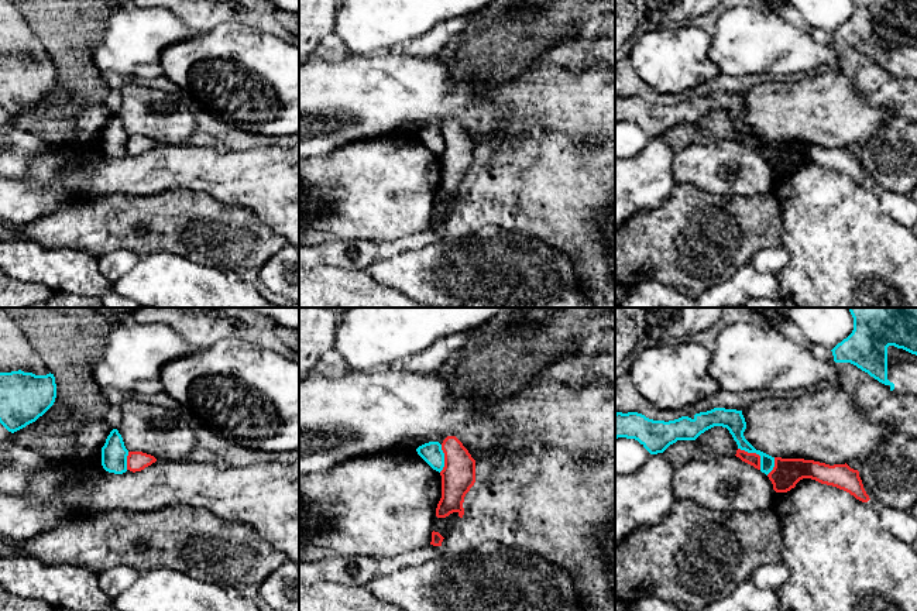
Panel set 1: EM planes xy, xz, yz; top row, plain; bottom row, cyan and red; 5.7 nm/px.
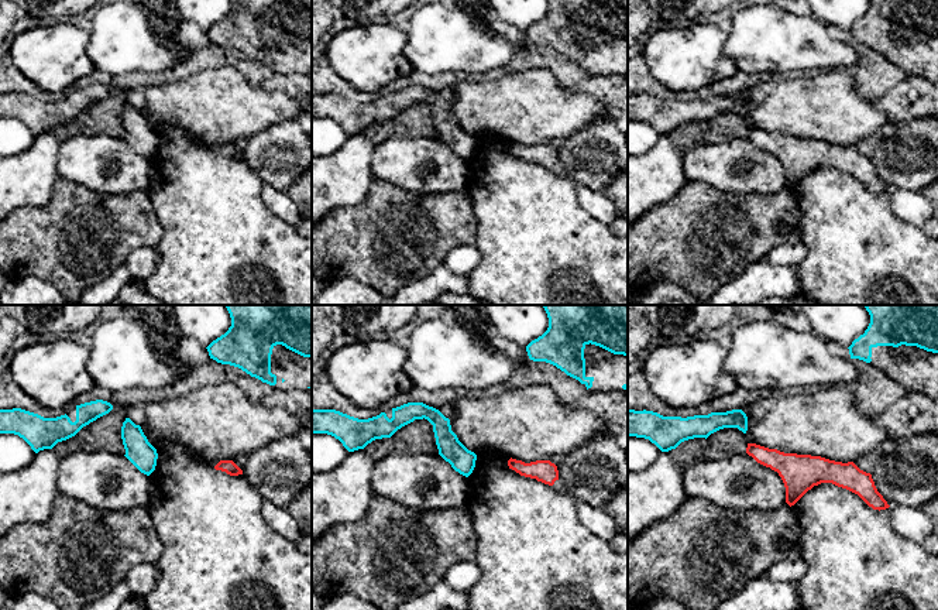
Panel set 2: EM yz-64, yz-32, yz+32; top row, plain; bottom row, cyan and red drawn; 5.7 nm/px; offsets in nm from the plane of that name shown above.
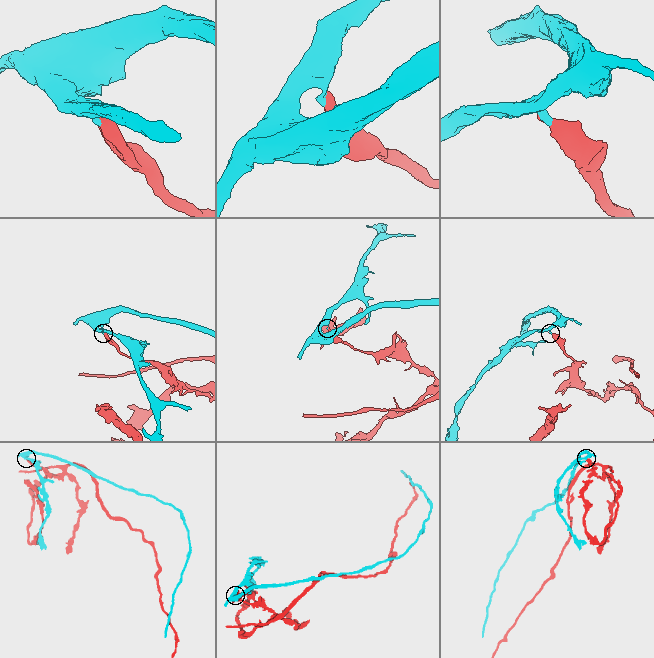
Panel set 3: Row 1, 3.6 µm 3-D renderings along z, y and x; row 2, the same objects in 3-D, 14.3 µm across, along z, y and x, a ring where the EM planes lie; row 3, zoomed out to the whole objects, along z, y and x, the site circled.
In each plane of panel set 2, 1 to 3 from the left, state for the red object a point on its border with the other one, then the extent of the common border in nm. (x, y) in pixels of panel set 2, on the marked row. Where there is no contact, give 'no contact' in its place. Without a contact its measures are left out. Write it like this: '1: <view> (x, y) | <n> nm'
1: no contact
2: no contact
3: no contact

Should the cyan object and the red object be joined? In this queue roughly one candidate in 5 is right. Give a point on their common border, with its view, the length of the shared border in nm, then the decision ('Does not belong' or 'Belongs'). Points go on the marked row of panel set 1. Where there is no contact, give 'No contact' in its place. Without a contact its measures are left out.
Touches cyan at yz (755, 452). Shared border 180 nm. Does not belong

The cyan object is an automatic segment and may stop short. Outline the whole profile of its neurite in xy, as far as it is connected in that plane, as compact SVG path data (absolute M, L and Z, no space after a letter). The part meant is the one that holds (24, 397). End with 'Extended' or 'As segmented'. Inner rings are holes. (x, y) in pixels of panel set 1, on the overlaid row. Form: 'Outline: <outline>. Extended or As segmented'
Outline: M0 373L0 423L11 433L42 416L55 398L56 384L51 373Z. As segmented

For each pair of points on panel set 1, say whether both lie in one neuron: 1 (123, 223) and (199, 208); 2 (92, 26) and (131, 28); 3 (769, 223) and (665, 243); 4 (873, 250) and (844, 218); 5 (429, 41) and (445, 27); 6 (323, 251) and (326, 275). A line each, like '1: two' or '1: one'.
1: one
2: two
3: one
4: one
5: one
6: two

